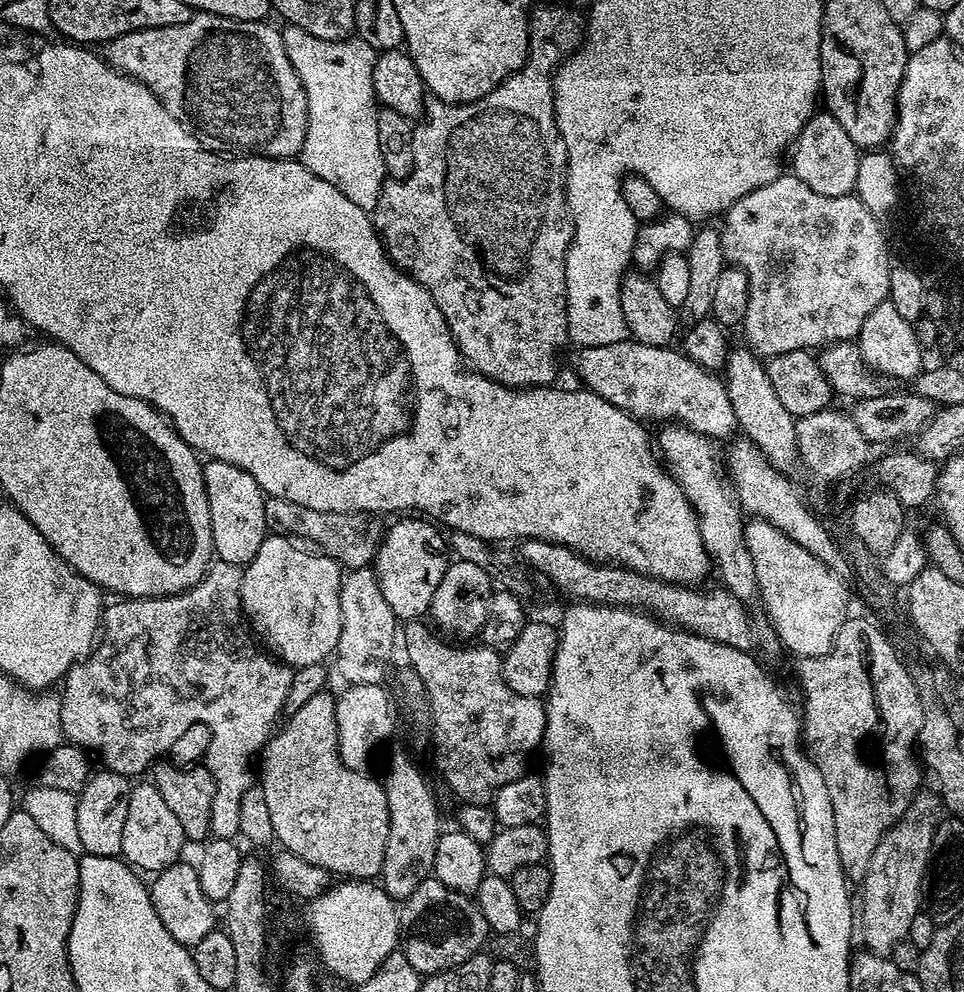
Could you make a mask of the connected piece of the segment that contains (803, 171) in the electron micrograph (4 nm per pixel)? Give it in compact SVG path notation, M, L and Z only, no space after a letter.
M820 110L810 117L796 139L791 155L791 171L802 182L806 182L810 190L827 196L847 196L855 189L861 149L850 142L850 134L846 134L846 130L838 126L838 122L828 111Z

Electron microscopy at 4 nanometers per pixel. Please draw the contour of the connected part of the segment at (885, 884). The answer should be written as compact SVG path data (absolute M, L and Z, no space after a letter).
M921 791L913 798L912 805L901 813L897 824L884 835L878 850L874 850L870 870L866 870L866 878L862 881L867 951L891 954L898 942L908 939L910 922L914 922L922 910L924 878L928 875L928 859L932 857L932 843L936 841L936 827L941 819L941 797L935 791Z

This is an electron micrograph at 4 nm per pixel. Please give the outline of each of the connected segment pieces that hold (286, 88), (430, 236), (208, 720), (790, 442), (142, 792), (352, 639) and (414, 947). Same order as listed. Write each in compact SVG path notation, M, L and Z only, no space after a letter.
M196 12L178 26L162 26L161 28L143 28L134 30L130 34L122 34L118 38L107 41L102 55L111 68L124 73L125 76L133 76L138 82L142 82L153 92L156 99L166 106L168 113L180 123L180 125L192 132L205 148L221 154L247 154L250 156L273 156L277 162L287 161L300 155L300 147L306 134L306 122L308 111L306 110L306 92L302 90L302 82L290 66L290 58L286 54L286 46L280 37L281 29L268 24L264 20L232 20L228 16L219 16L213 12Z
M533 7L530 12L530 23L528 26L528 61L526 61L520 71L515 72L513 76L507 76L502 83L494 90L490 90L490 94L486 94L482 98L478 98L469 104L447 104L441 100L432 98L425 103L423 111L423 119L413 127L413 148L414 148L414 162L413 169L404 180L389 179L384 185L384 189L380 192L380 197L376 203L376 207L371 209L370 219L374 225L375 231L379 232L380 239L384 242L384 250L388 253L388 257L392 259L399 268L408 276L413 276L421 286L428 291L430 298L434 298L434 302L438 306L438 310L442 310L442 318L446 318L448 328L452 331L452 338L455 340L461 356L464 357L469 368L474 372L481 372L486 378L490 378L494 382L504 384L508 388L539 388L541 386L548 386L553 383L552 380L556 376L556 355L563 350L564 344L569 343L568 339L568 299L566 298L566 266L564 259L568 253L568 247L572 241L572 215L568 213L568 195L564 189L566 182L566 174L568 173L568 151L566 150L566 142L562 142L562 134L556 125L556 111L554 110L554 96L552 94L552 81L554 73L573 52L577 51L578 45L582 40L582 32L576 29L576 23L582 20L572 8L539 8Z
M213 559L204 577L185 592L109 603L102 613L96 647L86 659L72 665L59 689L63 739L95 754L98 760L100 755L107 771L129 778L139 777L140 752L163 753L192 724L205 724L212 731L212 754L259 753L277 731L294 669L273 658L254 639L240 605L243 577L241 565Z
M747 346L733 347L728 353L728 362L722 370L722 379L724 385L728 387L730 406L734 406L734 416L739 431L758 446L760 453L779 472L791 473L791 468L797 467L800 458L796 437L797 417L792 416L790 410L782 406L778 394L774 394L774 385L770 382L765 361Z
M133 783L130 794L130 810L126 814L126 827L122 829L122 856L141 873L155 874L181 859L186 837L178 818L174 818L170 806L166 806L162 794L158 794L156 785L139 783Z
M375 567L349 568L341 575L340 605L342 634L338 634L338 646L334 653L337 674L348 686L381 683L388 672L392 647L398 644L398 621L382 595L382 586L378 586Z
M427 878L418 885L403 901L399 914L399 951L404 953L406 962L424 976L445 972L466 962L485 947L484 943L490 937L487 920L476 900L442 886L442 882L434 878Z

